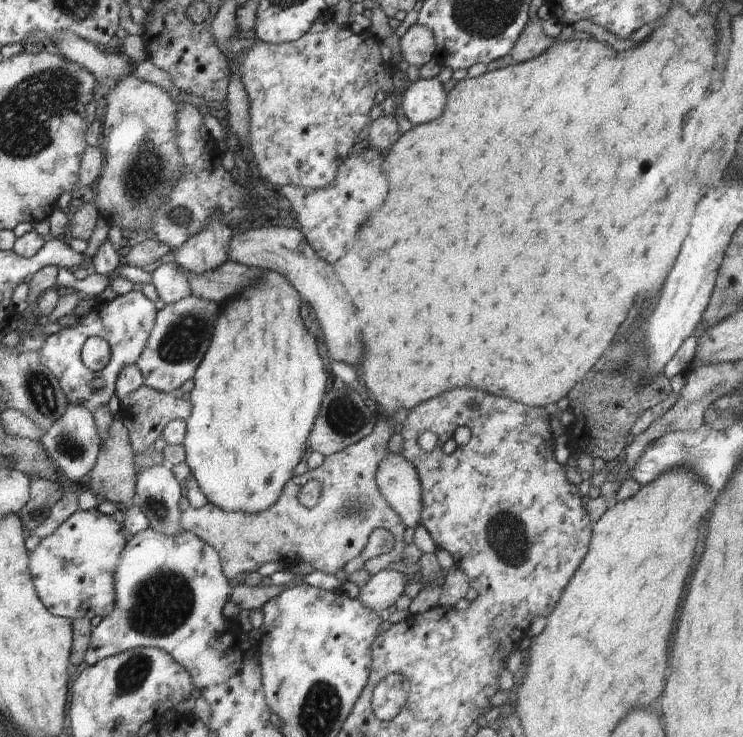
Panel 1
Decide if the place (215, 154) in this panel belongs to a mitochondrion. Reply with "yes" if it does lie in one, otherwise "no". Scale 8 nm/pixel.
no

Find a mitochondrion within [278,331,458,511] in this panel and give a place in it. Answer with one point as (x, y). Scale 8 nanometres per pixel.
(344, 423)

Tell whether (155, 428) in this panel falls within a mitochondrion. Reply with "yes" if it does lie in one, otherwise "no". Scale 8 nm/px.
no

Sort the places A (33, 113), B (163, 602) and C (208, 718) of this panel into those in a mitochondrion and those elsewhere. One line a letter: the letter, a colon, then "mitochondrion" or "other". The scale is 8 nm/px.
A: mitochondrion
B: mitochondrion
C: other

